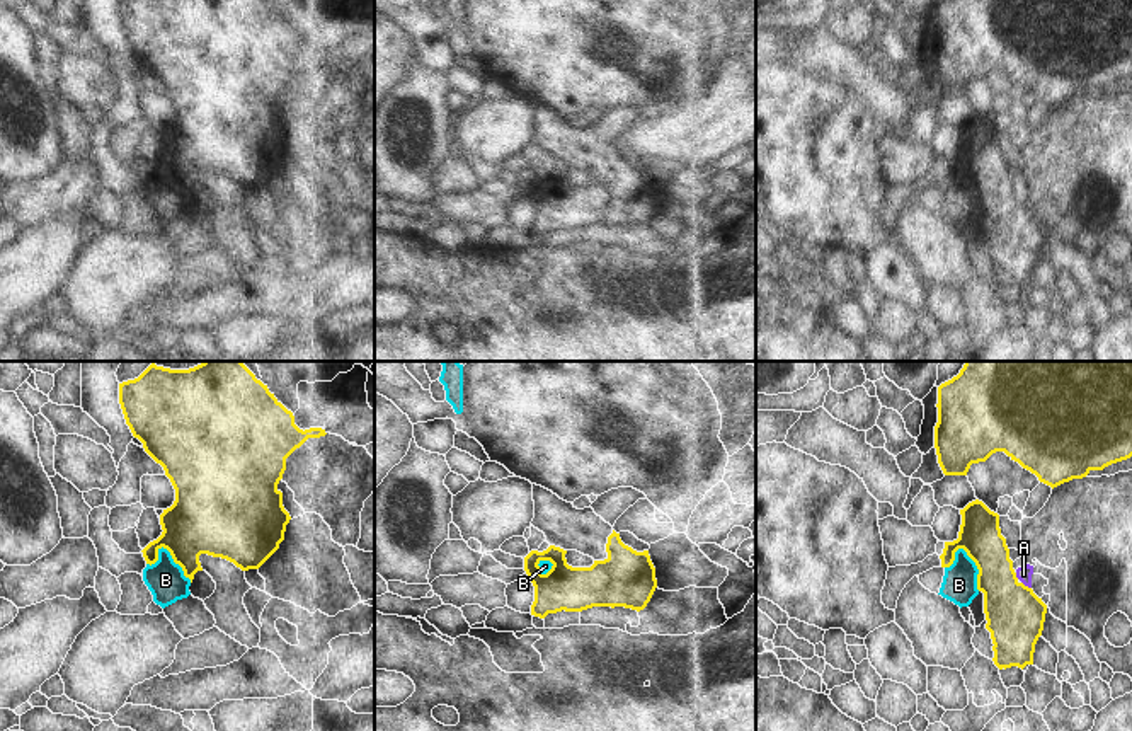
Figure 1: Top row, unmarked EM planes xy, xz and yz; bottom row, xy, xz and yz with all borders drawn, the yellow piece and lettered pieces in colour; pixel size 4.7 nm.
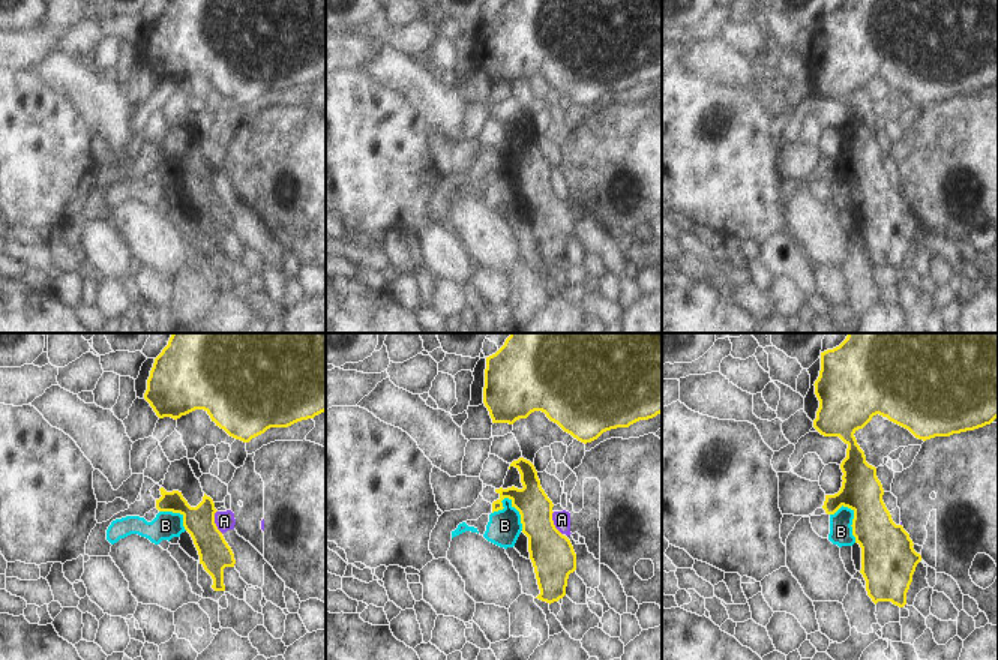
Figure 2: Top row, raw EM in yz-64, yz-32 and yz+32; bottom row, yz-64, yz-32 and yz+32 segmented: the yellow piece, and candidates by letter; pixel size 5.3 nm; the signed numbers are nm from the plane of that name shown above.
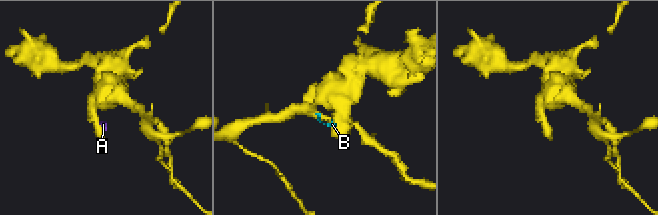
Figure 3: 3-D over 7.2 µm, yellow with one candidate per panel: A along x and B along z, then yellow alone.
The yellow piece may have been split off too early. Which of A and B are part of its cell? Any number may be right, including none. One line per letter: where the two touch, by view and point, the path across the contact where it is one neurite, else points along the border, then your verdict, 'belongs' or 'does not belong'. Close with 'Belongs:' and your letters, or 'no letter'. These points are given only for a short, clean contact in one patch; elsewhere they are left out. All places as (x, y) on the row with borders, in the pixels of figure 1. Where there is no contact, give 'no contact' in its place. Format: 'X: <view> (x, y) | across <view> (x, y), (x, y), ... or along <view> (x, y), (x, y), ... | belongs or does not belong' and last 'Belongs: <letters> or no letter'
A: yz (1027, 587) | along yz (1022, 581), (1030, 588) | does not belong
B: yz (977, 568) | along yz (959, 547), (977, 569), (979, 590) | does not belong
Belongs: no letter

